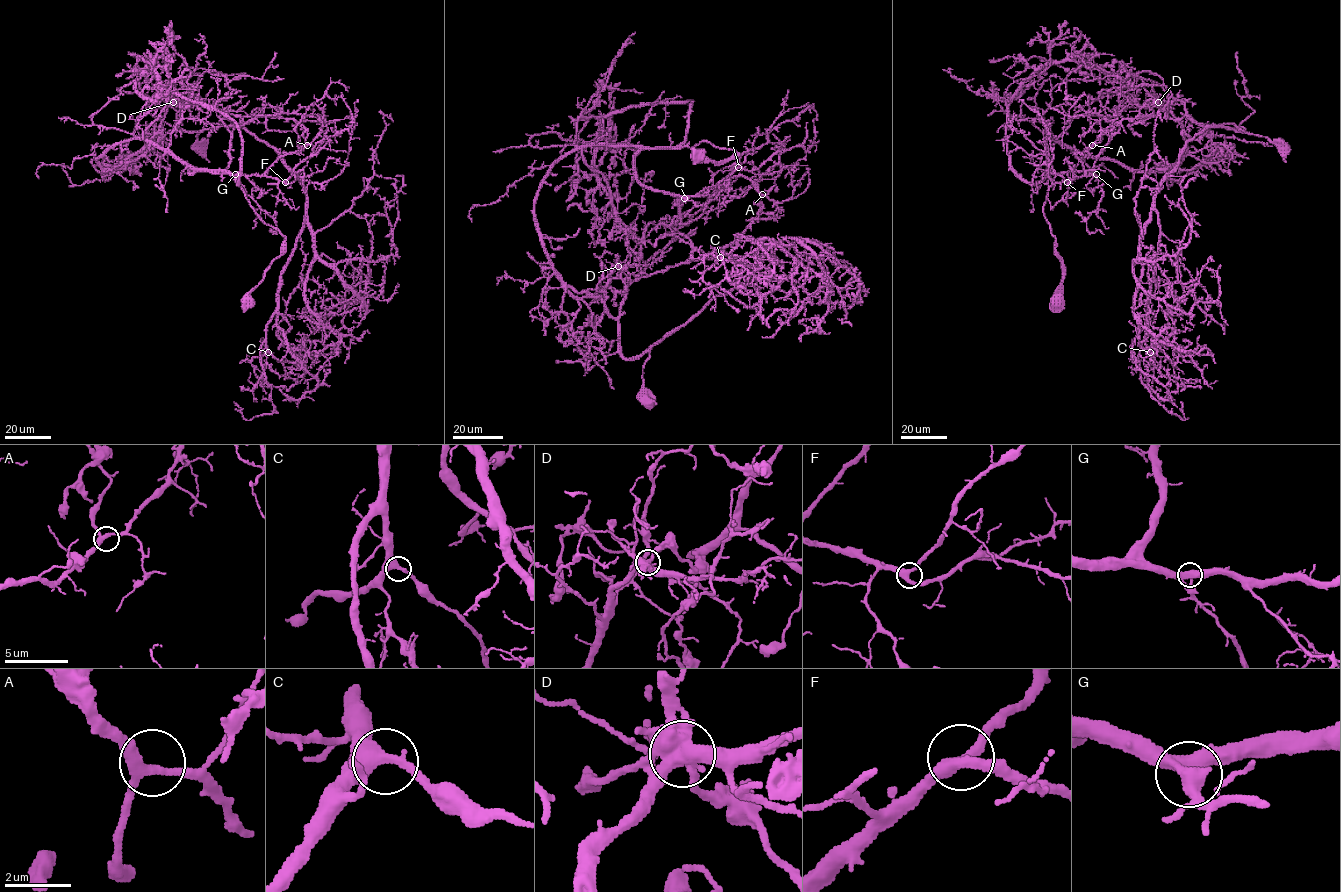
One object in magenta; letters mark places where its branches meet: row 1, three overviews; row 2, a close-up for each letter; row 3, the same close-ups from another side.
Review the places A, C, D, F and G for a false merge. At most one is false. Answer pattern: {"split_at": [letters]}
{"split_at": ["D"]}

